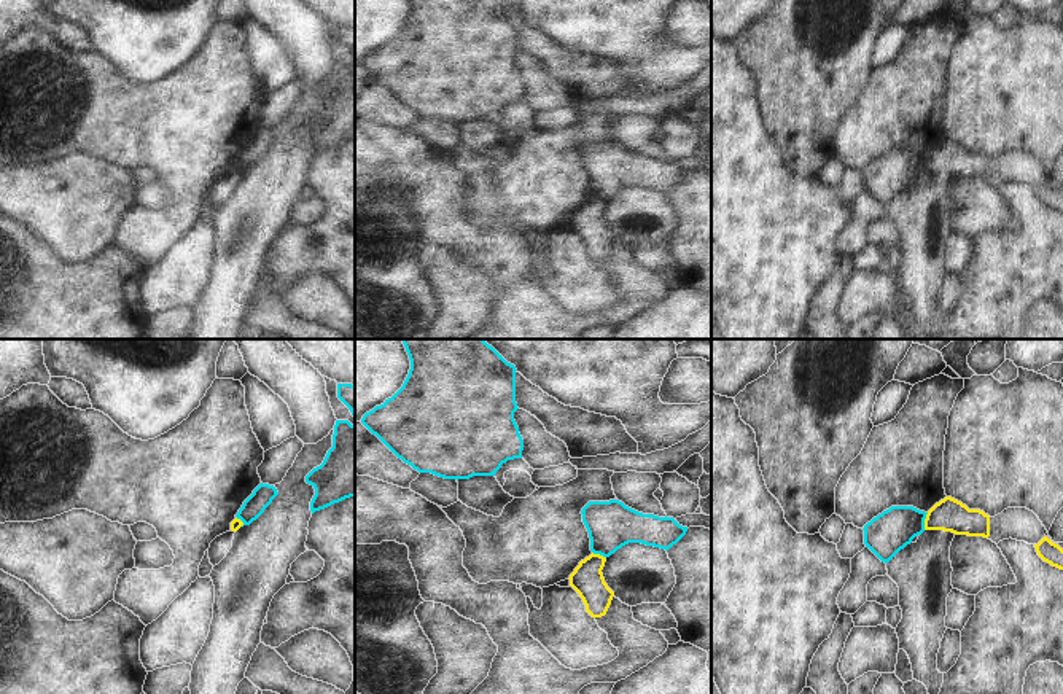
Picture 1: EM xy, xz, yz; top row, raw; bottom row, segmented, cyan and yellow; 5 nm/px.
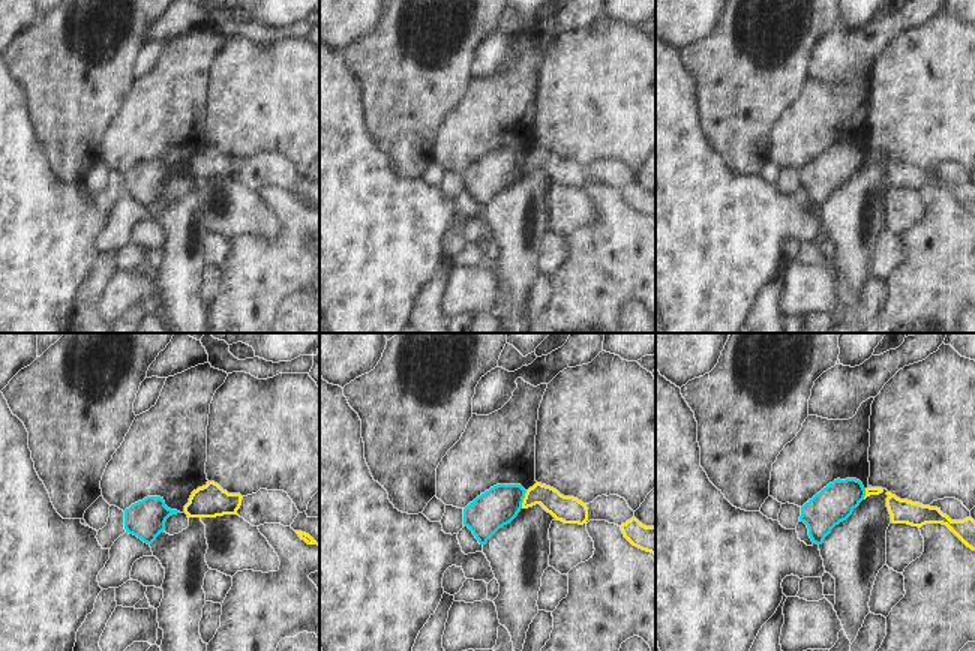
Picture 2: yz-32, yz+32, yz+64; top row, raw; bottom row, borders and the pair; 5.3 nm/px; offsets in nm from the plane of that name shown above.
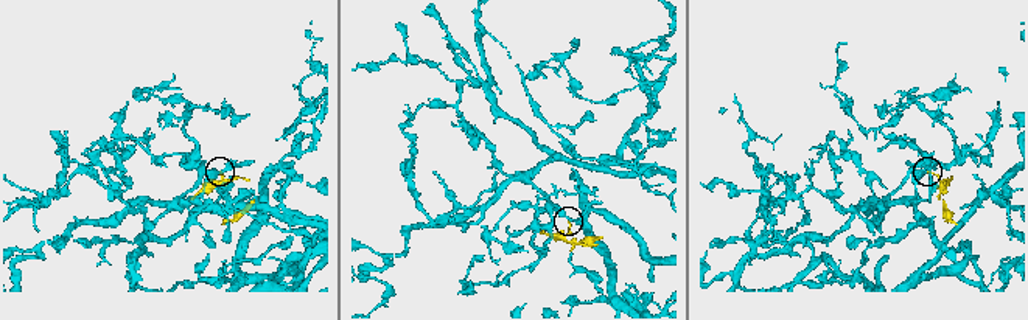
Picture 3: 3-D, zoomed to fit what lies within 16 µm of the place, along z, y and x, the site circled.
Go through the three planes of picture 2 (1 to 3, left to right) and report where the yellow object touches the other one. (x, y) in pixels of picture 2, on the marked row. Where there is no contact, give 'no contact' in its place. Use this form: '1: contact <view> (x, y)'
1: no contact
2: contact yz+32 (522, 500)
3: contact yz+64 (864, 494)

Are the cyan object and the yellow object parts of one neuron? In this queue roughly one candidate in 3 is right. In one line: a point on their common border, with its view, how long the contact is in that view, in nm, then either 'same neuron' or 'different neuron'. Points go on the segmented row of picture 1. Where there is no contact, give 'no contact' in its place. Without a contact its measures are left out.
yz (923, 521) | 90 nm | different neuron

